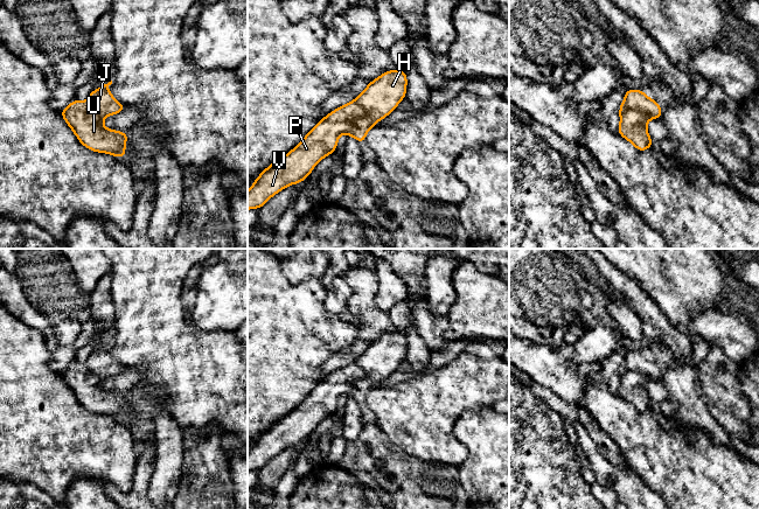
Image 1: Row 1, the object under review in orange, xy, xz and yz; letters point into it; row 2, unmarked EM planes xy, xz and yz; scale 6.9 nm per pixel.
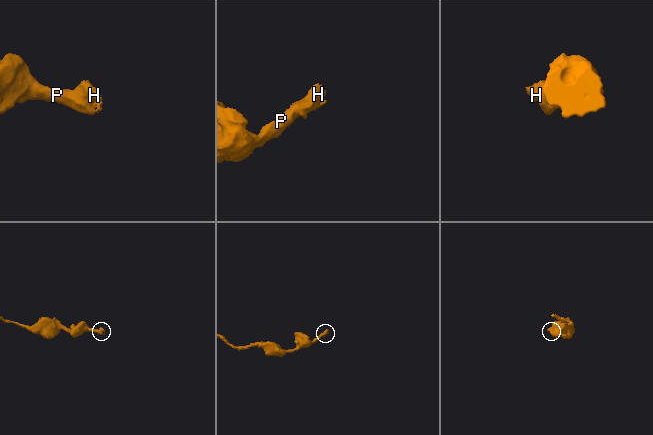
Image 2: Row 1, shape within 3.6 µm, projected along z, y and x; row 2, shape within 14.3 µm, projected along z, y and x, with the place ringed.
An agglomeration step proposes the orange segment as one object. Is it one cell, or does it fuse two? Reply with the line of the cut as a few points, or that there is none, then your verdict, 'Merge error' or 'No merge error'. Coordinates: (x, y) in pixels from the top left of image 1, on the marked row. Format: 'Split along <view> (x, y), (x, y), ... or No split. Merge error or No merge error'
Split along xz (355, 100), (364, 110), (364, 113), (353, 123), (348, 133). Merge error

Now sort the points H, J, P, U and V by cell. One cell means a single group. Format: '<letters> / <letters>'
H J / P U V

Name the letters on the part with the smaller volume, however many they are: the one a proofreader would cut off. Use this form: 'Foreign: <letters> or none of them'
Foreign: H, J

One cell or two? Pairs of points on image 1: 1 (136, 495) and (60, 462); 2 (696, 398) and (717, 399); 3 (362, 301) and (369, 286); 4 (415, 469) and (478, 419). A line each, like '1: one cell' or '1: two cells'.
1: two cells
2: two cells
3: one cell
4: two cells

